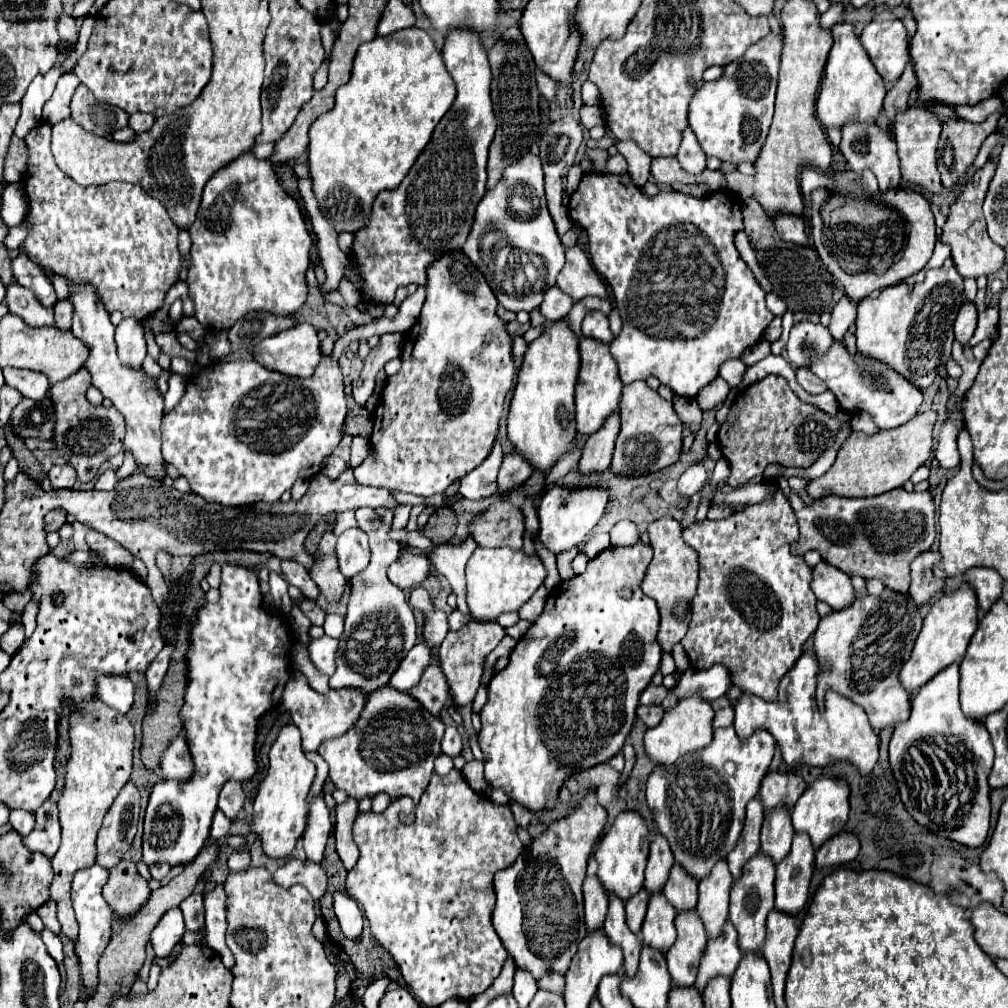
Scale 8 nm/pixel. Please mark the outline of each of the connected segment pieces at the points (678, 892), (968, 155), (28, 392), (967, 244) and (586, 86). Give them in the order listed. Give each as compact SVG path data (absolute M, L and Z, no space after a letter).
M675 863L669 873L669 879L663 887L663 895L675 907L677 913L691 911L697 905L697 881L693 877L689 877L681 869L681 865Z
M989 115L977 125L963 119L949 119L943 125L937 149L937 167L945 189L953 189L959 185L963 175L967 175L981 143L997 129L997 119L999 115Z
M3 367L5 383L17 389L23 397L29 397L33 401L41 401L49 391L49 381L43 373L35 373L31 369L15 369L15 367Z
M987 161L985 167L979 169L971 179L963 181L961 195L951 205L947 223L943 227L941 239L951 247L951 259L955 261L955 269L963 279L967 279L967 277L977 279L977 277L983 277L983 275L989 277L995 271L999 271L1003 261L1005 261L1005 251L999 245L995 245L987 235L983 211L981 211L981 205L983 205L983 199L987 195L987 187L989 187L993 173L995 173L995 165L991 161Z
M591 81L583 83L581 97L584 104L587 105L599 105L601 103L599 90Z

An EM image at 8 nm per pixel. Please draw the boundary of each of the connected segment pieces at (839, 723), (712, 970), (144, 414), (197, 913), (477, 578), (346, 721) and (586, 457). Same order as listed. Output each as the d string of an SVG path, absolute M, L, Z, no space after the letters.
M801 655L793 669L779 683L777 701L765 703L763 699L743 693L735 705L735 731L739 739L749 739L755 729L767 729L781 751L787 767L809 765L809 767L833 767L839 761L847 761L859 769L859 773L871 773L879 757L879 739L869 725L869 719L861 707L847 701L837 693L827 693L825 711L819 713L815 701L815 655Z
M727 921L727 925L723 927L723 935L719 939L707 941L705 957L699 967L695 989L699 993L703 993L703 989L707 987L707 981L711 981L715 977L733 977L735 969L739 967L741 957L743 957L743 953L737 945L735 927Z
M67 279L69 295L65 299L73 305L73 319L71 319L71 331L75 337L83 339L89 347L89 359L85 361L85 367L89 369L93 377L93 385L103 393L103 397L111 399L111 403L117 407L117 411L125 417L127 423L127 435L125 435L125 447L133 453L135 461L145 469L145 475L161 479L165 475L163 471L163 457L161 457L161 419L163 419L163 397L157 391L157 383L147 377L143 371L131 371L123 367L117 359L115 351L115 339L113 339L113 323L109 321L109 313L105 305L91 293L91 285L79 285L79 281Z
M193 893L191 897L187 897L183 900L183 903L179 905L179 909L183 911L183 917L185 917L185 929L187 931L197 931L205 925L205 919L203 919L203 895L200 893Z
M477 547L465 567L467 577L467 605L475 619L495 621L501 613L517 611L543 583L545 567L537 555L525 555L513 549L485 549Z
M293 671L289 683L285 685L281 703L291 713L291 721L301 731L303 749L317 751L323 741L341 737L347 729L351 729L351 725L355 725L355 721L359 721L359 713L363 711L367 695L369 693L363 693L361 689L331 689L327 695L321 695L309 687L307 677L301 671Z
M615 411L615 413L605 421L605 425L587 439L587 443L585 443L585 447L583 447L581 461L579 461L579 473L581 473L581 475L605 473L605 471L609 469L617 433L619 433L619 415L617 415L617 411Z

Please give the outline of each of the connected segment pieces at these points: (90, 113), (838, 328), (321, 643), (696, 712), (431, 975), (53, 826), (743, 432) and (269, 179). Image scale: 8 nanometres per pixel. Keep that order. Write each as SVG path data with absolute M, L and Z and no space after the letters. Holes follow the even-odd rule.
M85 85L77 87L71 99L71 113L83 129L99 137L111 137L117 129L129 125L129 113L123 113L119 107L95 101Z
M841 297L837 307L833 309L831 323L829 323L829 331L833 333L835 339L843 341L847 329L855 323L855 313L857 313L857 307L851 303L851 299L849 297Z
M323 635L321 639L313 639L309 645L309 659L315 665L315 669L323 675L329 675L335 671L335 657L339 649L339 639Z
M689 697L689 699L679 699L677 707L667 711L661 719L661 723L653 729L645 731L645 753L655 765L673 765L679 757L703 749L711 743L713 737L713 709L707 701L699 697Z
M451 769L449 775L437 775L433 773L423 797L419 803L413 803L411 799L407 797L397 797L395 801L389 803L389 807L383 811L383 813L373 813L373 811L367 811L367 813L361 813L357 819L355 819L355 827L353 827L353 837L355 837L355 843L361 851L359 855L359 861L355 863L355 867L349 871L347 875L347 881L345 881L345 893L355 899L365 917L369 919L369 925L371 925L371 933L373 933L373 939L391 955L391 959L397 963L405 983L409 985L409 989L413 991L413 995L427 1007L439 1007L443 1001L447 999L473 999L475 995L483 993L493 981L495 977L501 973L503 969L503 963L507 959L507 951L499 939L499 935L495 933L493 925L491 925L491 915L493 915L493 909L495 909L495 887L493 887L493 877L497 871L503 871L507 867L511 867L511 863L515 863L515 859L523 853L523 843L519 841L517 837L517 823L513 819L513 813L511 813L511 807L509 803L507 805L497 805L493 803L489 797L485 795L479 795L477 791L473 791L469 787L469 783L463 779L463 773L459 769ZM401 811L415 811L417 819L411 823L411 825L405 825L399 821L399 813Z
M45 801L35 811L35 829L31 835L25 837L25 845L31 851L39 851L45 857L53 857L57 853L61 842L61 827L57 819L57 805Z
M767 375L765 379L743 389L719 429L719 447L731 467L729 485L739 489L763 475L769 463L783 467L811 467L829 447L835 445L843 425L851 421L849 413L837 411L829 415L815 405L803 403L781 375Z
M245 153L215 173L205 185L197 221L189 227L189 233L193 241L189 251L191 265L187 271L189 299L195 307L195 319L207 331L231 329L241 313L265 311L275 315L291 315L305 305L309 295L305 273L311 265L309 253L315 241L307 229L299 203L283 191L269 161L259 161L253 153Z

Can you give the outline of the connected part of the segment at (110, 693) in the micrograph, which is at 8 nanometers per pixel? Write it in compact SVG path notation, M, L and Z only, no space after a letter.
M97 675L99 699L105 705L111 705L119 713L127 713L133 705L133 683L127 677Z

